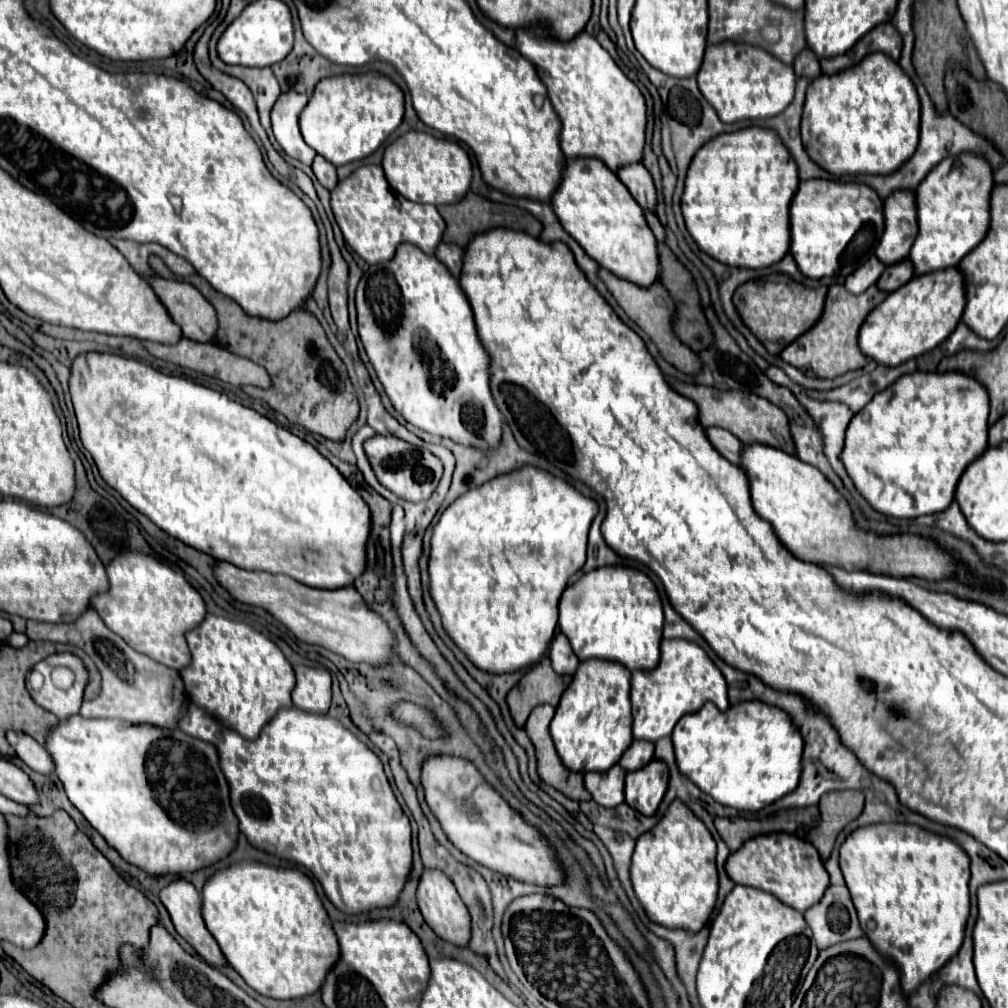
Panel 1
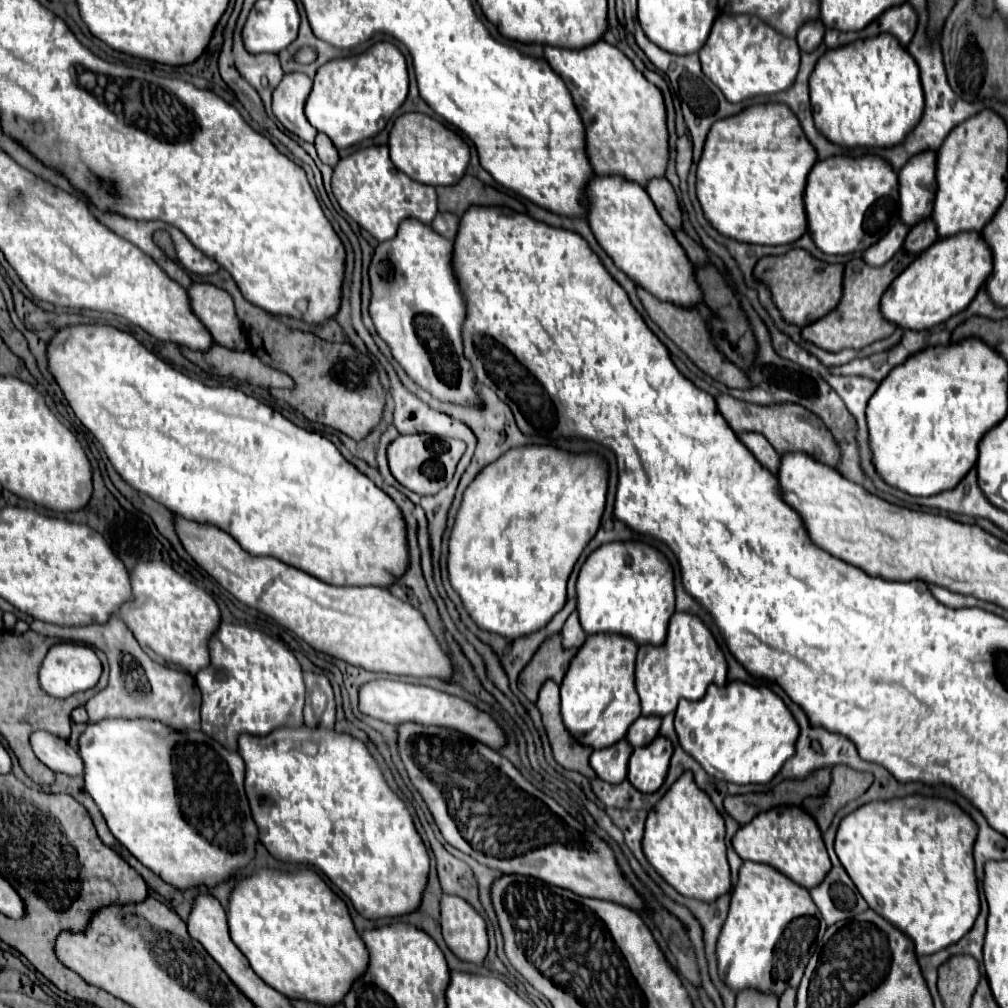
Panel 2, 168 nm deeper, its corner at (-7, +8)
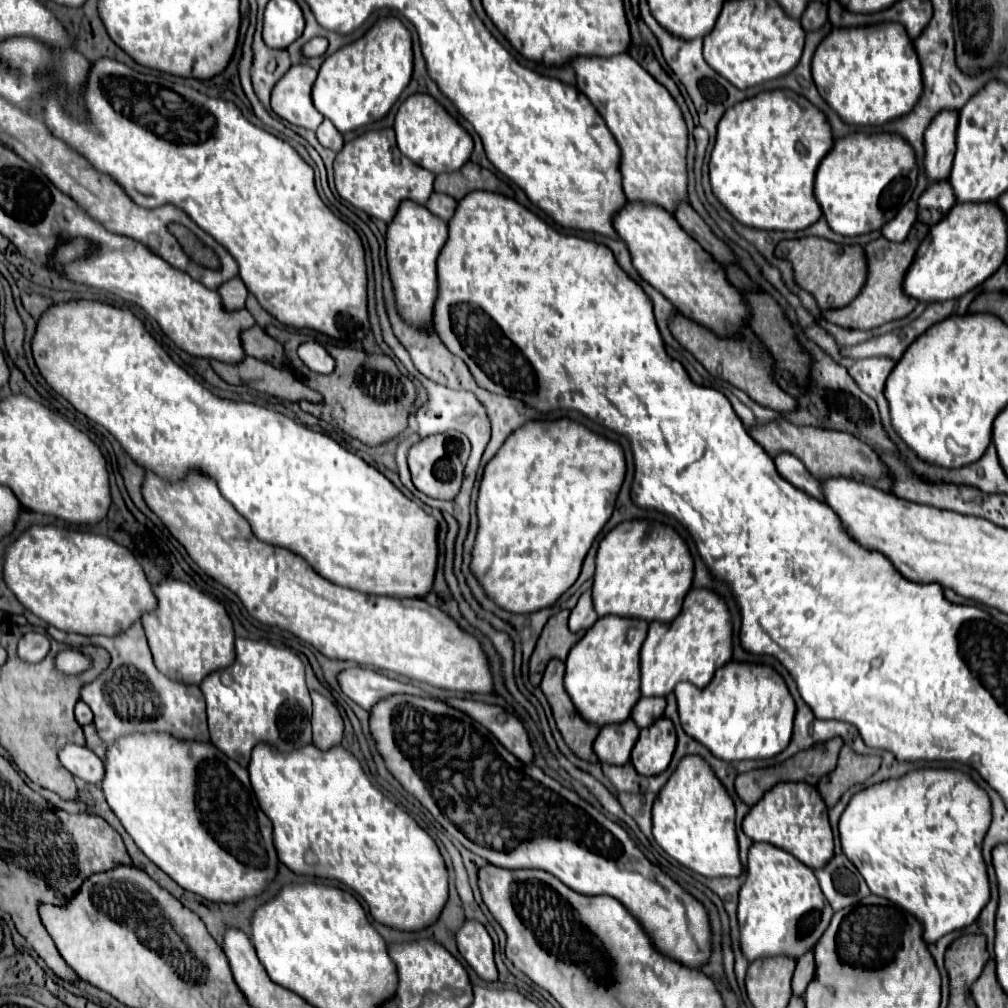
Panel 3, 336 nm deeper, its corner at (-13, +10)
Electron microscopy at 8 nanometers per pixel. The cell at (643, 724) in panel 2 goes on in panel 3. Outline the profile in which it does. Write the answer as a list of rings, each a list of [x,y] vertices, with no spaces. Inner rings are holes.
[[[640,698],[632,710],[632,718],[640,728],[650,726],[654,720],[664,716],[666,698]]]

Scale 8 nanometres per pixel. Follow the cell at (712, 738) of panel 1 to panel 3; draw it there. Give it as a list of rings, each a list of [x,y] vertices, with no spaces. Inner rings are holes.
[[[730,660],[716,670],[706,688],[680,682],[674,690],[686,734],[702,742],[714,756],[730,760],[762,760],[782,752],[792,736],[796,704],[784,678],[766,664]]]

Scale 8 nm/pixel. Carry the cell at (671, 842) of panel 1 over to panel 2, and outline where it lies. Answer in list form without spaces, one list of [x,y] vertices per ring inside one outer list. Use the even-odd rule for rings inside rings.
[[[692,772],[682,774],[664,798],[650,810],[642,852],[652,868],[682,896],[702,902],[714,902],[730,890],[730,866],[724,844],[724,818],[714,808],[706,792],[692,778]]]

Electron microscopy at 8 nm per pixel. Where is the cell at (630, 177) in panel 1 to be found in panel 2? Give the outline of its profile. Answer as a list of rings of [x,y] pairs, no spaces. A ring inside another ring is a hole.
[[[652,178],[646,182],[648,196],[652,198],[658,214],[662,216],[662,220],[672,228],[680,228],[682,226],[682,214],[680,214],[680,206],[678,206],[678,198],[674,194],[672,184],[666,178]]]

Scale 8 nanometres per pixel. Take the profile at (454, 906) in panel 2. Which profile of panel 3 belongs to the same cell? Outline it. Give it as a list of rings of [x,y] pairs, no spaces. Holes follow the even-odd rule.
[[[466,920],[464,926],[456,934],[458,950],[462,958],[472,966],[472,970],[488,982],[498,980],[498,970],[494,964],[494,950],[492,938],[488,936],[486,928],[476,920]]]

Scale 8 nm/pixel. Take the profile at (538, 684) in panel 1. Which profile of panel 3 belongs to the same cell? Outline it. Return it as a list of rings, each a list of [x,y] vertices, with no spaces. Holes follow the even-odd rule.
[[[560,610],[558,614],[554,614],[546,622],[546,626],[540,634],[536,650],[530,658],[530,682],[534,686],[540,684],[548,660],[552,656],[558,656],[560,660],[566,660],[570,648],[582,638],[582,632],[572,634],[568,630],[568,614],[570,614],[570,610]]]

